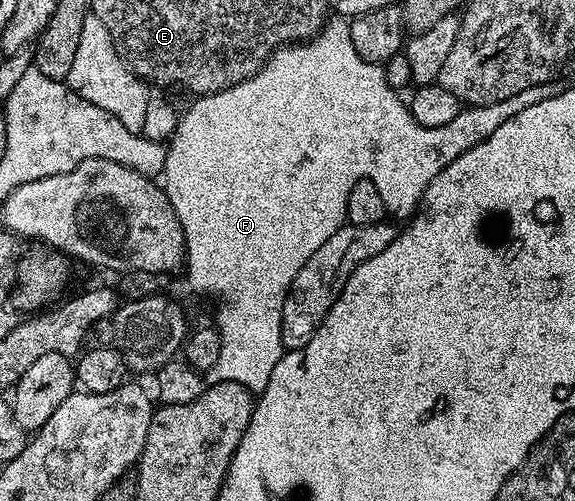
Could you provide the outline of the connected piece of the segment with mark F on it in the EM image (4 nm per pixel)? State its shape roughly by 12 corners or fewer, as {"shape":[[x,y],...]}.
{"shape":[[333,16],[200,95],[163,189],[218,302],[210,383],[267,388],[360,178],[408,219],[523,88],[413,119]]}

